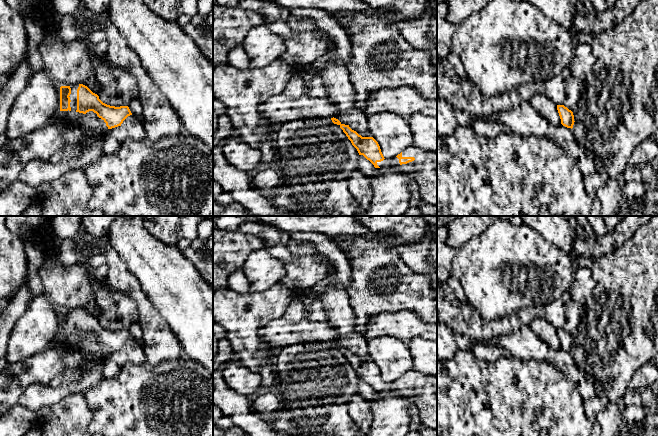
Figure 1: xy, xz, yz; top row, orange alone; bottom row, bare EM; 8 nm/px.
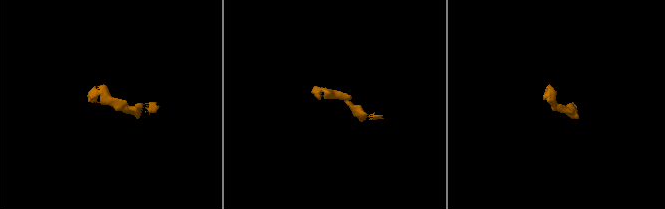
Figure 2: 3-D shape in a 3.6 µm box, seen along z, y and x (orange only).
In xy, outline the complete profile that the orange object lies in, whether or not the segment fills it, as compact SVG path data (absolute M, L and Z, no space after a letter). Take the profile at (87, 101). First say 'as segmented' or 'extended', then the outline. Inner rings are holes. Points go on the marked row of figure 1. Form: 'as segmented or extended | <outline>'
extended | M83 84L60 87L60 111L68 110L83 114L93 111L106 123L108 129L121 126L123 121L132 115L128 106L107 105Z

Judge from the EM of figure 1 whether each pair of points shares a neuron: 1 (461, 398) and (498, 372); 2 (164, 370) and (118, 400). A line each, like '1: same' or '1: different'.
1: same
2: same

